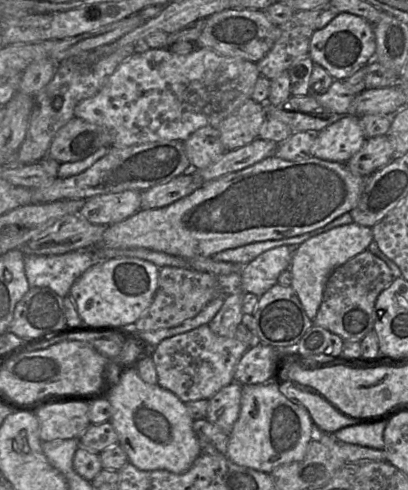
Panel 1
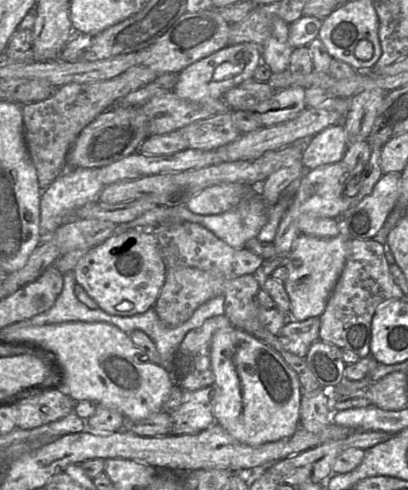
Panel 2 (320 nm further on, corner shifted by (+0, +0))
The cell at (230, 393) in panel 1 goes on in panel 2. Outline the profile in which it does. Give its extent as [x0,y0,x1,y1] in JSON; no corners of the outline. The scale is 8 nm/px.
[170,386,214,434]

